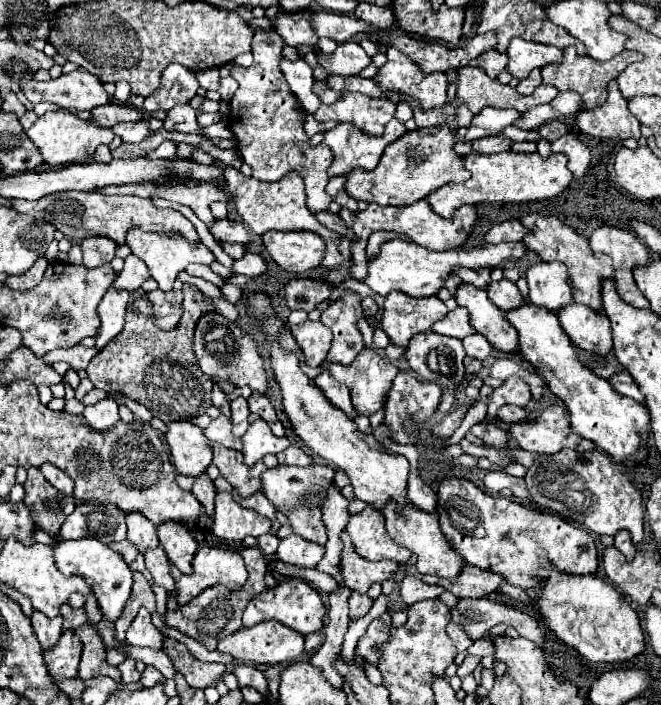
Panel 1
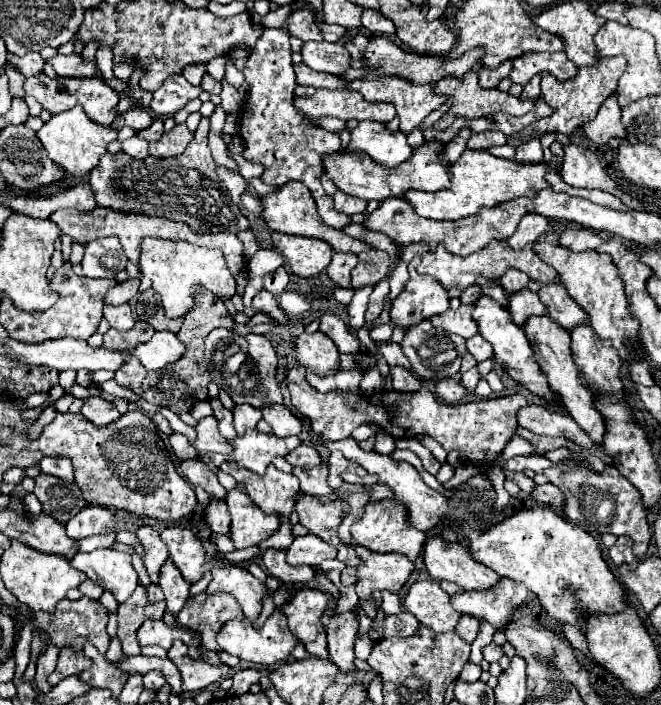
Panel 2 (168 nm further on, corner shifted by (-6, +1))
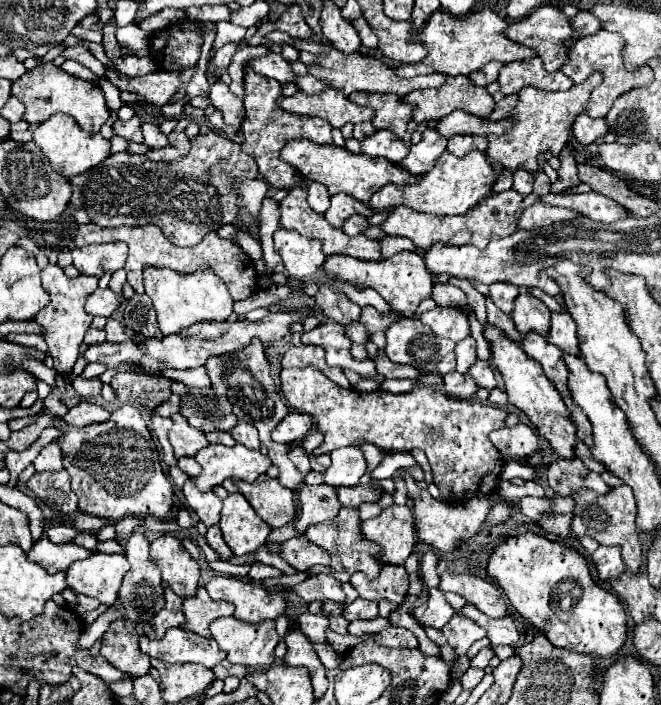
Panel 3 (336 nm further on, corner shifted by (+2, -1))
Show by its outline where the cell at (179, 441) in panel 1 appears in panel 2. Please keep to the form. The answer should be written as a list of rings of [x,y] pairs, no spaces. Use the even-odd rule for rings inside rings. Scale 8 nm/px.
[[[194,458],[194,460],[182,460],[180,468],[182,468],[184,478],[190,484],[202,486],[214,498],[226,498],[226,490],[220,486],[216,474],[204,462],[200,462],[198,458]]]

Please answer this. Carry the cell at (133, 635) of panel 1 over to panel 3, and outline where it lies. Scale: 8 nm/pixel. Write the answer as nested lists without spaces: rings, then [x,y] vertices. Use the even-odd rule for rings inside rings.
[[[170,628],[162,640],[148,640],[142,636],[140,650],[152,658],[170,660],[170,664],[196,662],[210,670],[226,658],[226,652],[218,648],[216,640],[196,636],[184,628]]]

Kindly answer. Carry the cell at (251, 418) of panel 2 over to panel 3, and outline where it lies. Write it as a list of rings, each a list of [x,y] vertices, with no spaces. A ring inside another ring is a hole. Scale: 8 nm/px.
[[[238,420],[238,424],[234,426],[234,430],[230,432],[232,438],[238,444],[244,444],[246,448],[260,448],[260,440],[258,440],[258,432],[252,424],[248,424],[246,420]]]

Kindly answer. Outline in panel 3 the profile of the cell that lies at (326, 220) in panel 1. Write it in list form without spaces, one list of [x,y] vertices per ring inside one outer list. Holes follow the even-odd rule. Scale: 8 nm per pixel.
[[[386,236],[380,240],[380,244],[382,244],[382,258],[390,258],[390,256],[404,252],[404,250],[416,250],[412,240],[400,238],[400,236]]]

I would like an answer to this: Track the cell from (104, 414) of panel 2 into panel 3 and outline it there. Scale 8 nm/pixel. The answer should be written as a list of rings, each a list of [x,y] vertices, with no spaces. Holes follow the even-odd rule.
[[[82,402],[80,406],[72,408],[62,420],[66,424],[72,424],[76,428],[88,426],[88,424],[98,424],[98,422],[106,422],[110,418],[110,412],[104,410],[102,406],[96,406],[92,402]]]

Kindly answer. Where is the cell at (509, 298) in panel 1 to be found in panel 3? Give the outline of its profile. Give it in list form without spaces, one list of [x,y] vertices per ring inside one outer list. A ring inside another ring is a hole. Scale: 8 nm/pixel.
[[[520,294],[514,300],[514,312],[512,320],[516,324],[516,330],[526,336],[528,332],[538,332],[542,336],[548,336],[548,324],[550,324],[550,310],[544,302],[530,294]]]

